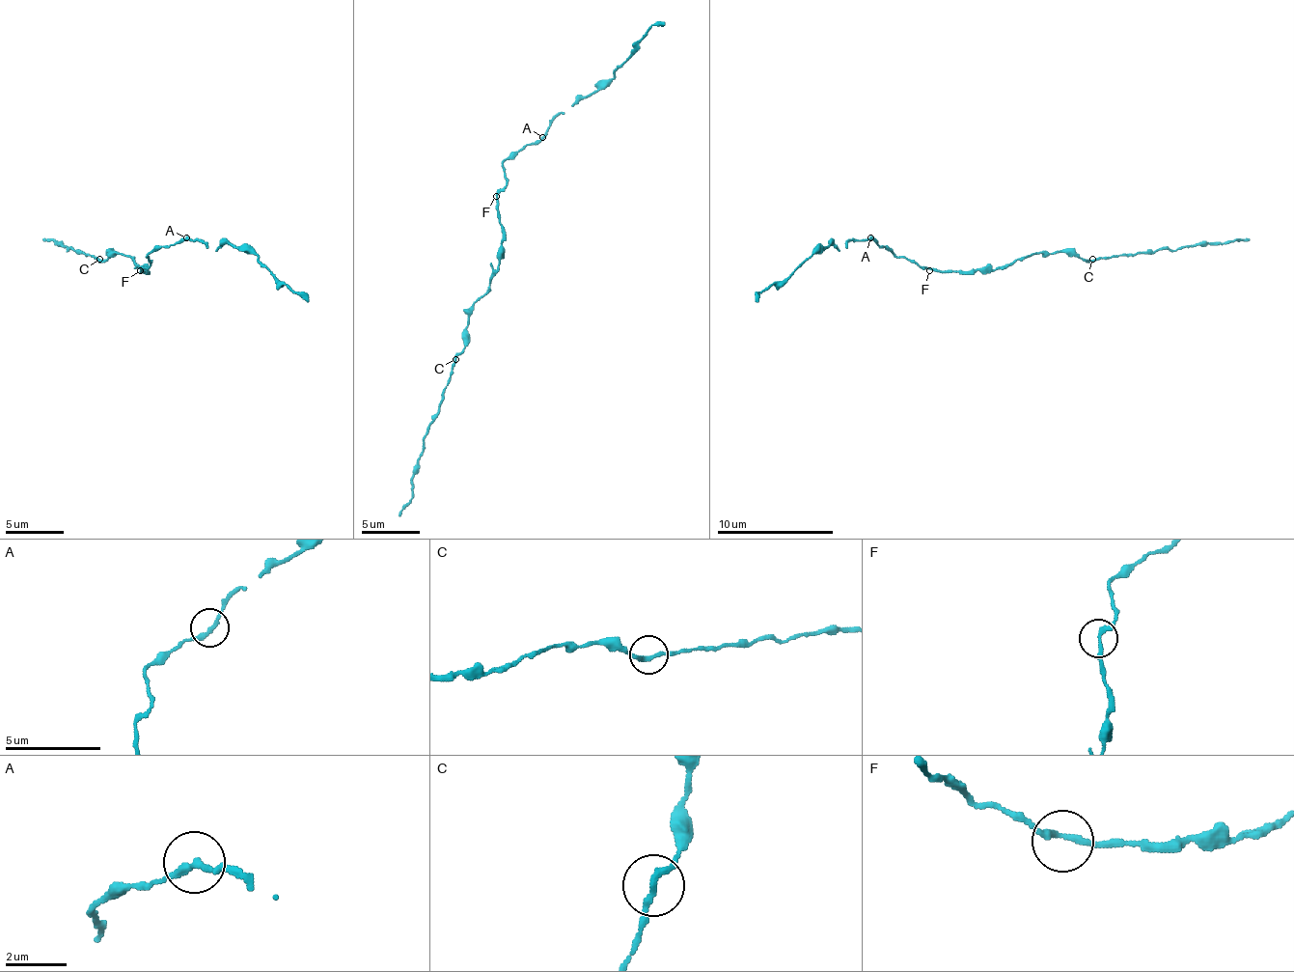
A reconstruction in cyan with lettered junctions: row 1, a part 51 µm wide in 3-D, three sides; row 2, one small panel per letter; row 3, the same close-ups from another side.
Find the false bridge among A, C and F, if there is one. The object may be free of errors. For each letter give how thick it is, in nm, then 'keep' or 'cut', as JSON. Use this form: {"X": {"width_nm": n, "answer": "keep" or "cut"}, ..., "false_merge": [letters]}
{"A": {"width_nm": 220, "answer": "keep"}, "C": {"width_nm": 200, "answer": "keep"}, "F": {"width_nm": 220, "answer": "keep"}, "false_merge": []}

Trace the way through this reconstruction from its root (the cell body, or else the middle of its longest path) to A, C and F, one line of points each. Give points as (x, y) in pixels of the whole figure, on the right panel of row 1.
A: (967, 270), (921, 267), (892, 250), (880, 247), (871, 238)
C: (967, 270), (1008, 267), (1034, 253), (1075, 253), (1081, 259), (1092, 259)
F: (967, 270), (929, 270)

